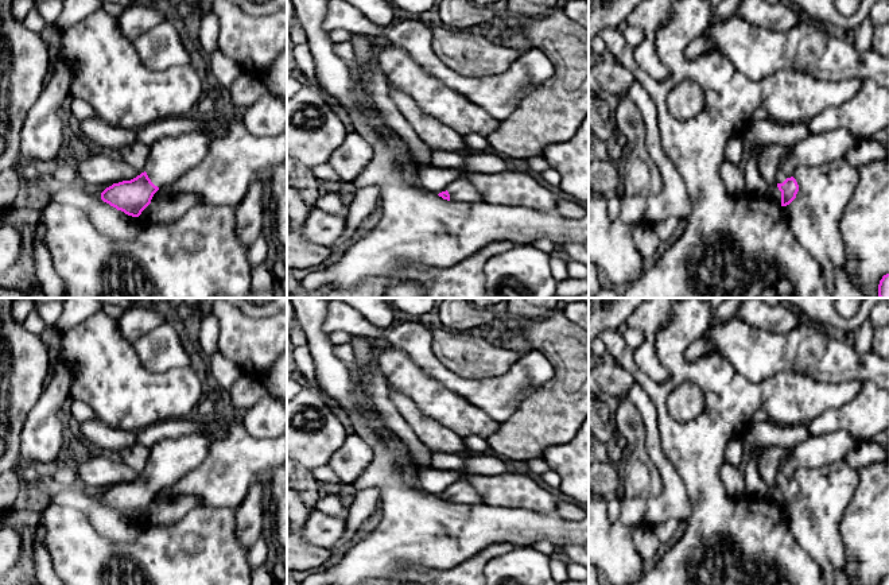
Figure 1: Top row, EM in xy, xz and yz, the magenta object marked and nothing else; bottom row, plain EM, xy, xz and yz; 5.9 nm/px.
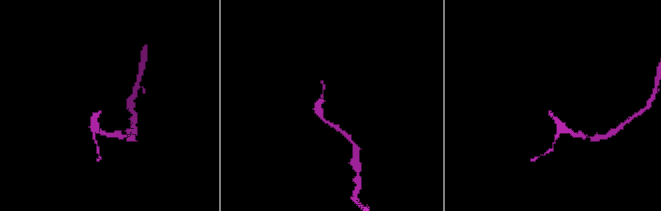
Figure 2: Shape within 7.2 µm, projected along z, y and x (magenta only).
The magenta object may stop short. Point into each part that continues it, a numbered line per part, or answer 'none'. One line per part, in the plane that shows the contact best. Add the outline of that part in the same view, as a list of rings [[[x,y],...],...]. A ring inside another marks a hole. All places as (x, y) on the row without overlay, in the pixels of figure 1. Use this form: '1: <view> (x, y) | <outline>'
1: xy (170, 460) | [[[201,434],[162,439],[150,448],[145,474],[158,489],[171,487],[205,461],[207,450],[207,438]]]

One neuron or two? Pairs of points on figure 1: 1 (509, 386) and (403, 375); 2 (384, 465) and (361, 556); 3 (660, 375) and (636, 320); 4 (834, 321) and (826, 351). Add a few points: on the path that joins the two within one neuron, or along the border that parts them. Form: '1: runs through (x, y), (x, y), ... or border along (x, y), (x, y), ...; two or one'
1: border along (408, 356), (430, 376), (458, 395); two
2: runs through (391, 488), (391, 526), (384, 533); one
3: runs through (649, 361), (649, 332); one
4: border along (822, 326), (829, 330); two

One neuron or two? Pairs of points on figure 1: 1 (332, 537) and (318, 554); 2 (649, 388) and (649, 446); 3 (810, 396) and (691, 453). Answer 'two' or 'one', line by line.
1: two
2: two
3: one

